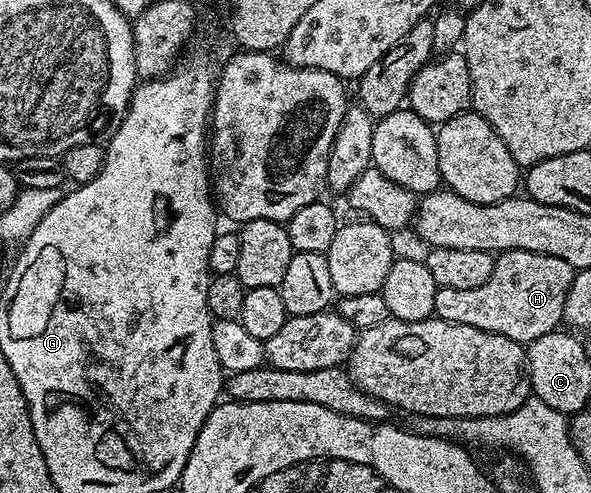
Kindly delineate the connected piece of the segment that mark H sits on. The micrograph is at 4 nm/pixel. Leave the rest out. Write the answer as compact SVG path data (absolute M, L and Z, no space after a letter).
M506 249L496 254L491 279L487 279L483 287L467 291L455 287L438 288L433 311L444 321L479 327L479 331L507 335L512 341L528 343L558 332L565 320L565 304L574 272L572 265L563 259L555 259L555 255Z

